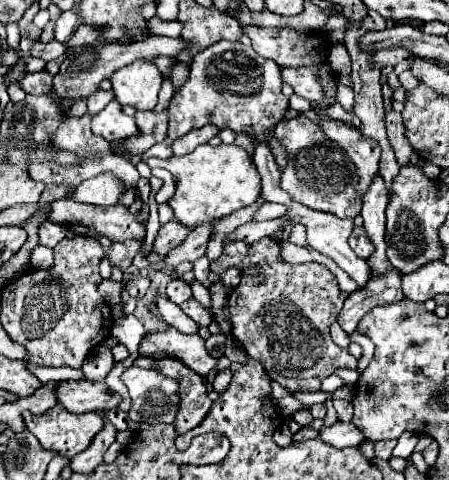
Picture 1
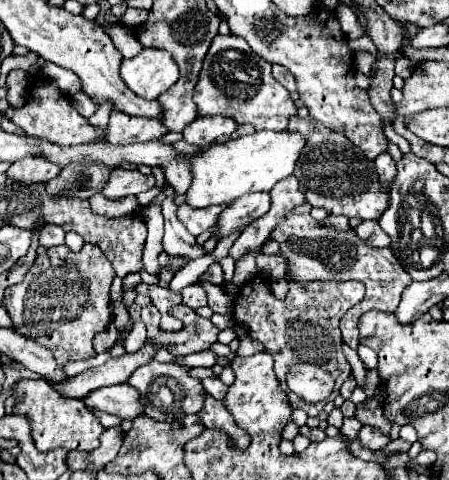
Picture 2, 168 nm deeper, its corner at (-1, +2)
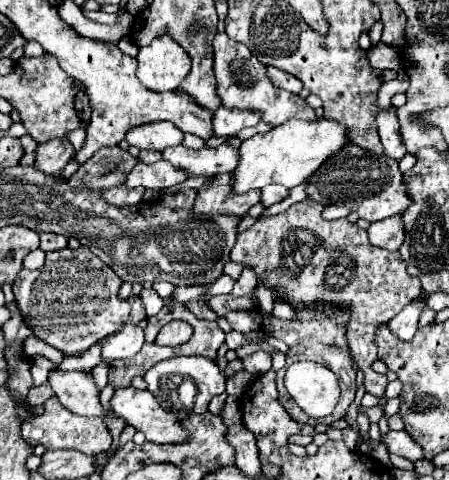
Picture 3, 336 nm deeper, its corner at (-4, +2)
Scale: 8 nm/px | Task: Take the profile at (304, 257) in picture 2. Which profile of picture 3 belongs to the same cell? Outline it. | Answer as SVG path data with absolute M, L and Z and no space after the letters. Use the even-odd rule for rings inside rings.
M314 201L294 203L286 213L260 219L250 229L236 237L232 261L256 269L258 279L274 291L276 299L302 303L336 303L352 305L352 319L348 323L348 345L358 369L364 373L364 387L368 393L382 397L388 383L386 375L372 369L376 361L374 331L380 323L388 323L400 309L422 293L420 281L406 273L406 263L398 251L384 251L370 245L364 229L346 219L326 221L320 217L322 205Z

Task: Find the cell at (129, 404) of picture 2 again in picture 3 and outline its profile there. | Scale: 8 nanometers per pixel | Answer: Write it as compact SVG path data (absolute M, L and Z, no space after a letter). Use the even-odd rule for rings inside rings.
M134 387L116 389L110 399L110 409L128 425L142 431L152 443L182 443L188 439L178 419L162 409L150 391Z

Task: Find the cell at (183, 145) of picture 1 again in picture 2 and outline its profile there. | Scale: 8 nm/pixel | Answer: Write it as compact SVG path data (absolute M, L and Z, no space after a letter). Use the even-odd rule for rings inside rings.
M199 117L189 127L185 127L185 141L191 145L207 145L221 135L231 135L237 123L229 117Z

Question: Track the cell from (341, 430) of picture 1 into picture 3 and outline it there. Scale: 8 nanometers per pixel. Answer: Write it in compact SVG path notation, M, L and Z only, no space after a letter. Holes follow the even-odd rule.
M388 431L388 435L382 435L382 443L386 445L386 449L390 453L396 453L396 455L402 455L410 461L416 461L416 459L422 459L422 447L418 447L414 443L414 439L406 433L406 431Z

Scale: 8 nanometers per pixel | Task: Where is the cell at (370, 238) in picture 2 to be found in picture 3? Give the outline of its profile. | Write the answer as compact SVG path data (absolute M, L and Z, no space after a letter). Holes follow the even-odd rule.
M400 215L388 217L384 221L370 223L368 237L370 237L370 243L376 245L376 247L382 247L382 249L388 249L388 251L396 251L404 241L404 229L402 229Z

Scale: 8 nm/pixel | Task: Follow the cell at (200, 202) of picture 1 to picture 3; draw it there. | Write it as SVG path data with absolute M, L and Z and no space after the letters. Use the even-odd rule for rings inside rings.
M292 119L282 123L280 127L270 129L268 133L254 135L242 141L238 149L238 165L230 173L232 175L232 195L246 193L250 189L262 189L270 183L280 183L284 187L296 187L304 183L332 153L336 153L342 145L348 143L346 131L340 123L328 119L316 121L300 121Z

